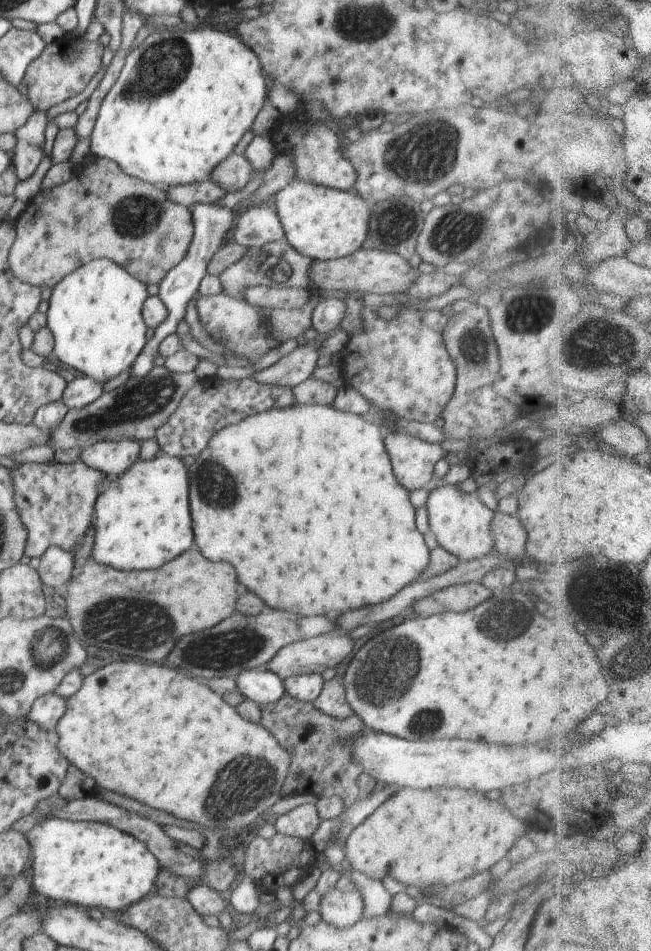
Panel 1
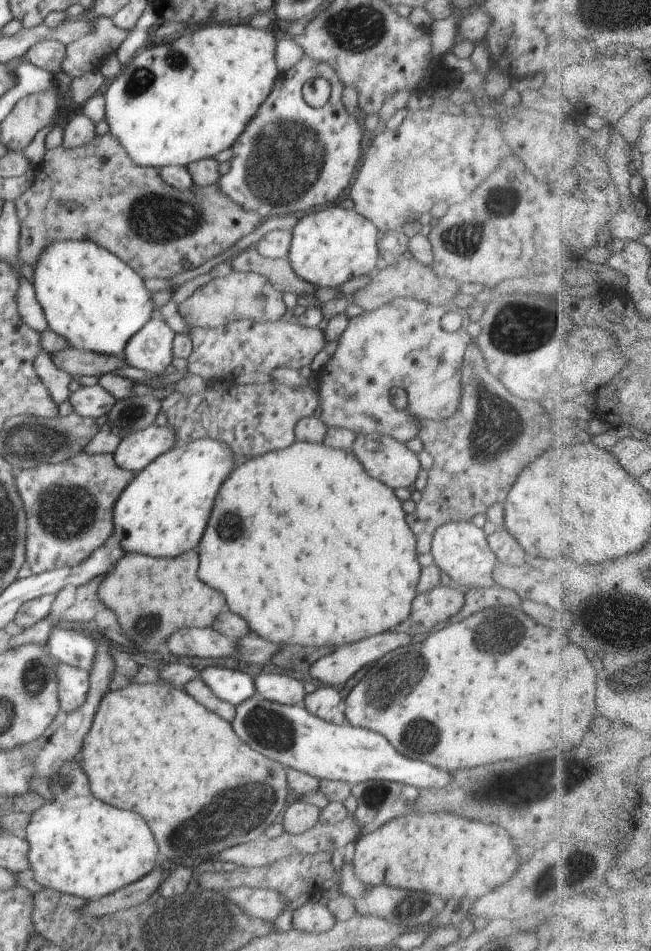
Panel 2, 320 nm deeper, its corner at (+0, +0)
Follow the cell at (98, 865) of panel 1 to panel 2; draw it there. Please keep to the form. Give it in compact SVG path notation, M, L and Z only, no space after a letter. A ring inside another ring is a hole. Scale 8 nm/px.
M79 759L59 765L59 771L52 772L47 780L44 780L50 792L55 794L55 799L46 801L31 814L30 822L22 834L29 844L29 868L34 872L35 881L43 888L53 888L62 893L95 900L115 893L153 871L162 860L154 835L142 816L134 811L117 809L96 798Z

